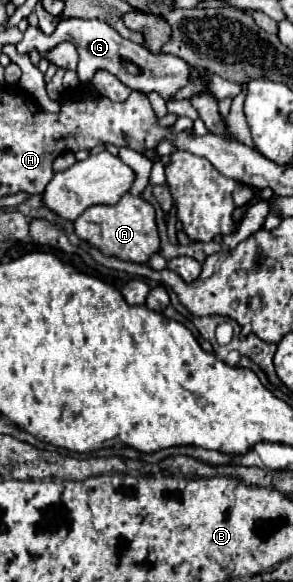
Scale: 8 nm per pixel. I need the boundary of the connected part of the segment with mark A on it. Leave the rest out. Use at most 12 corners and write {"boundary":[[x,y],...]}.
{"boundary":[[125,194],[91,206],[75,234],[105,256],[145,264],[159,252],[155,208]]}

